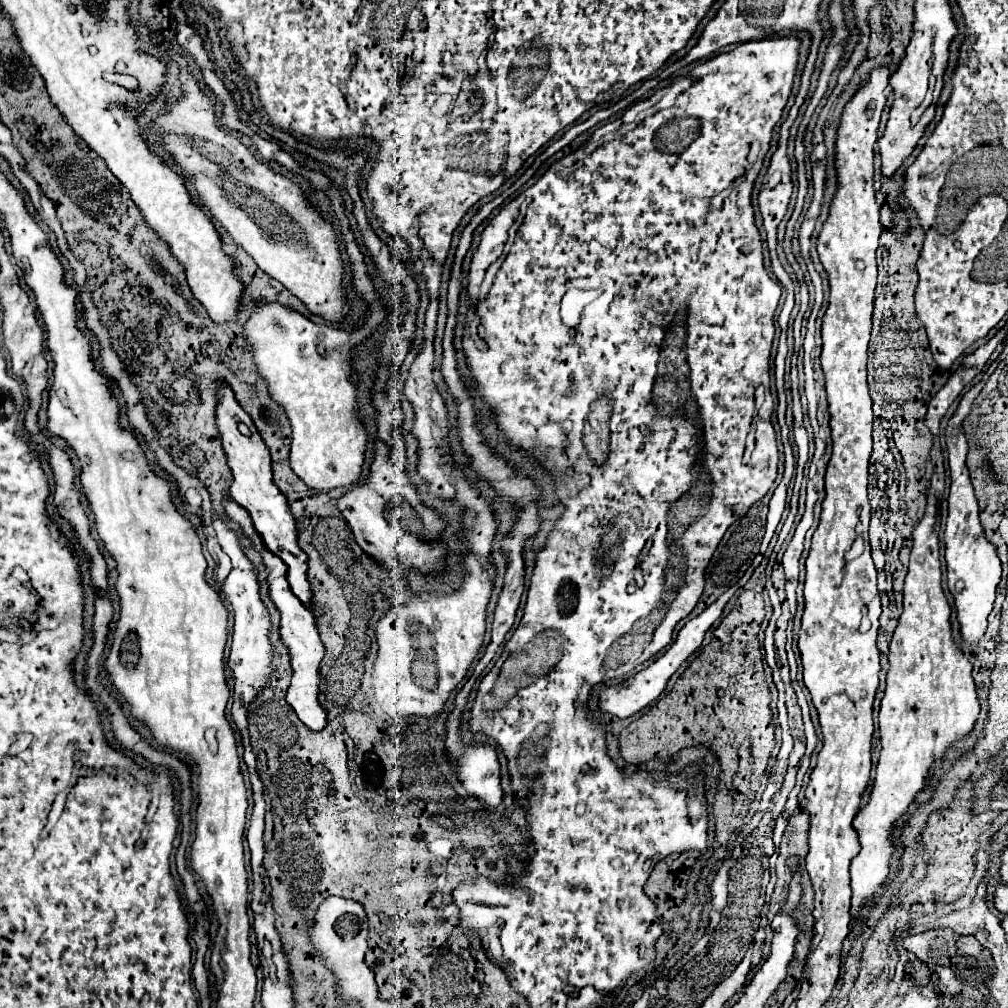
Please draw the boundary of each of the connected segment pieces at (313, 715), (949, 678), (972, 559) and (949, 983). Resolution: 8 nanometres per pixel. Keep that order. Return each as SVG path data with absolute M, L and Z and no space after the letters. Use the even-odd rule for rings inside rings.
M227 496L227 498L225 498L225 512L227 512L227 516L229 516L231 520L235 520L235 522L239 522L239 524L243 526L243 532L245 532L247 536L251 536L255 548L257 548L257 550L263 554L263 558L265 558L265 564L267 564L267 568L269 568L271 600L275 602L277 610L281 612L281 630L279 630L279 632L281 632L283 644L285 644L285 646L289 648L289 652L291 652L293 678L291 678L291 686L289 686L289 692L287 692L287 702L293 706L293 710L297 712L299 720L301 720L307 728L319 732L319 730L323 730L323 728L327 726L329 720L327 720L327 710L319 704L319 682L321 682L321 678L319 678L319 666L321 666L321 660L323 660L323 656L325 656L325 648L323 648L323 642L321 642L321 638L319 638L319 630L317 630L317 626L315 626L315 616L313 616L311 610L307 610L307 608L303 606L303 602L291 592L291 586L289 586L289 582L287 582L287 566L285 566L285 562L283 562L279 556L275 556L275 554L271 554L271 552L265 550L265 546L261 544L261 538L257 536L257 532L255 532L255 528L253 528L253 524L251 524L251 518L249 518L247 510L241 508L241 506L237 506L237 502L233 502L233 500Z
M997 332L987 344L979 346L973 354L963 358L963 364L951 374L947 384L935 394L929 402L929 410L925 416L925 424L931 428L935 436L935 444L931 448L931 462L935 464L935 472L931 478L931 500L933 506L927 506L925 518L913 530L913 550L909 572L905 578L905 600L903 614L899 618L899 626L893 634L889 646L889 672L887 672L887 688L881 700L879 710L879 732L881 732L881 752L875 772L875 782L871 788L871 796L867 806L863 806L855 820L853 828L857 832L861 850L851 862L851 916L857 916L859 908L875 896L875 892L883 886L889 874L889 860L893 846L889 842L889 834L895 822L907 812L915 796L923 790L929 768L939 766L945 750L969 736L973 724L979 716L979 700L975 692L975 682L971 676L973 664L965 658L961 648L955 646L951 634L951 606L941 588L941 562L939 562L939 504L945 486L945 468L939 446L939 422L945 416L947 408L955 402L961 390L983 370L991 352L1003 340L1005 332Z
M979 384L973 386L969 392L963 394L957 412L949 420L947 428L947 450L949 450L949 470L951 470L951 492L949 492L949 516L945 524L945 558L947 558L947 586L957 604L957 618L961 624L961 636L967 642L977 642L987 628L987 616L993 610L995 590L1001 580L1001 560L997 548L985 538L981 520L979 520L979 506L973 494L973 486L969 480L969 470L965 466L967 456L967 440L959 430L957 440L951 438L951 428L961 428L961 422L971 412L971 404L979 394Z
M935 966L935 974L939 978L939 990L943 996L951 998L961 990L961 982L955 978L949 966Z

